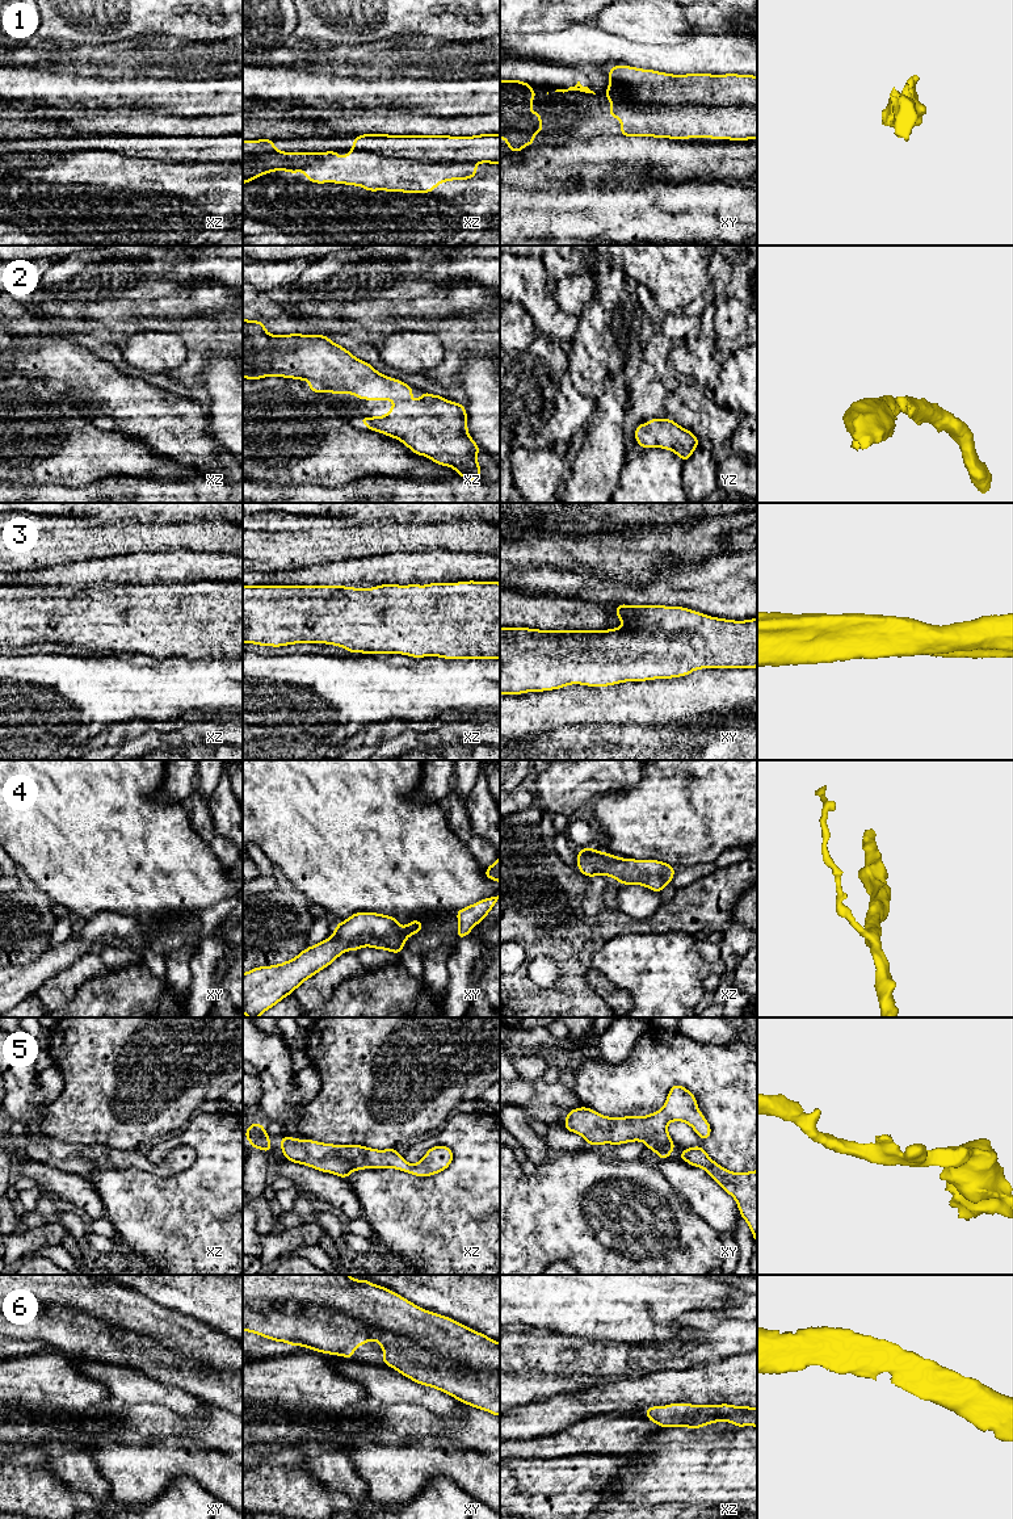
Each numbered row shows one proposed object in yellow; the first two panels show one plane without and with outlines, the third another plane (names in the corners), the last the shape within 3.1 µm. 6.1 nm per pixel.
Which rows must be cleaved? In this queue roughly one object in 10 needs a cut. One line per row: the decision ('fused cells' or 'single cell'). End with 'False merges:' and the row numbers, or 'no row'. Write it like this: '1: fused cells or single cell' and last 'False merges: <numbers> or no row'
1: single cell
2: single cell
3: single cell
4: single cell
5: single cell
6: single cell
False merges: no row

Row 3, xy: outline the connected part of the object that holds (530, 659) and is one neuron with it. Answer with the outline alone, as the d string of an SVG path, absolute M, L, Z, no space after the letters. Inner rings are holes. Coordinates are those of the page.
M615 605L622 628L609 630L551 630L500 628L500 695L559 689L569 684L606 687L623 681L644 681L686 676L699 668L757 667L757 618L734 621L664 605Z

